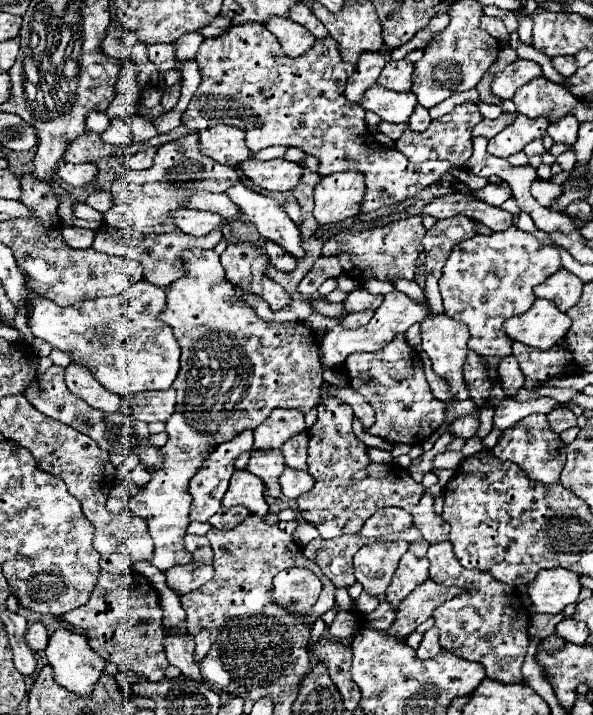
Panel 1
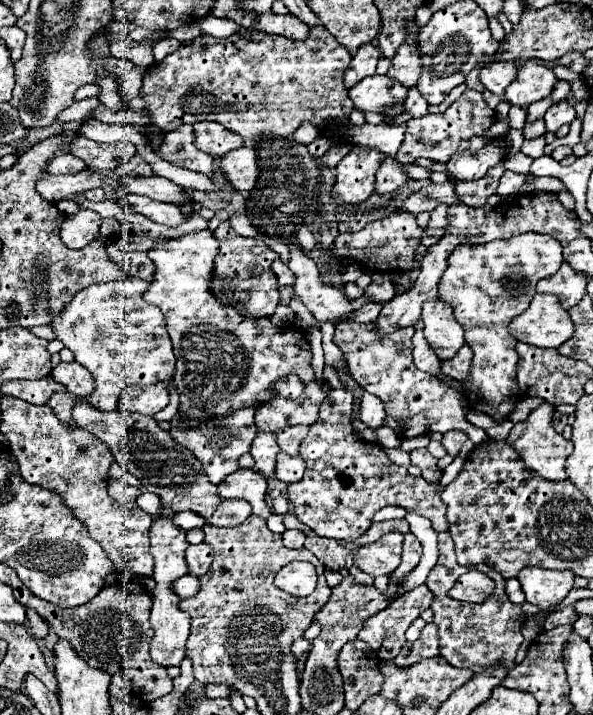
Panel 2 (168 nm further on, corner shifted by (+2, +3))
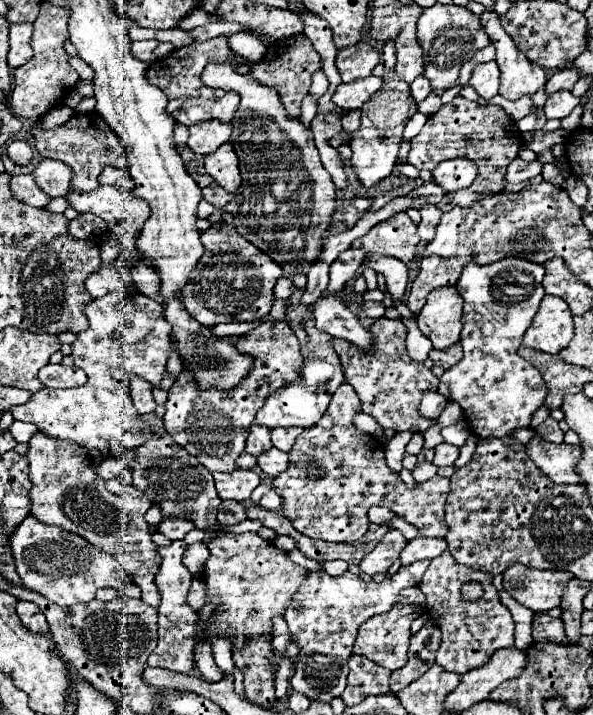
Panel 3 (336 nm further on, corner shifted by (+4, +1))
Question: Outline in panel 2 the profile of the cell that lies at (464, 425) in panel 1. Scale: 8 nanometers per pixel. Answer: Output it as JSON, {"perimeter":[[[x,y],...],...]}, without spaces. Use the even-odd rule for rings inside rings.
{"perimeter":[[[453,429],[453,431],[449,431],[449,433],[445,433],[443,435],[443,445],[445,445],[445,449],[447,449],[447,453],[449,455],[453,455],[453,457],[457,457],[457,453],[459,453],[459,449],[461,449],[461,445],[467,441],[469,437],[467,437],[467,433],[461,433],[459,429]]]}

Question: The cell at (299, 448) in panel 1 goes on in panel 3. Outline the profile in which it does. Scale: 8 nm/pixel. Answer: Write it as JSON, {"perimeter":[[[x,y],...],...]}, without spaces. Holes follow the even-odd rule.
{"perimeter":[[[277,427],[277,429],[271,429],[271,441],[277,449],[287,453],[287,451],[291,451],[291,447],[301,431],[303,431],[301,427]]]}

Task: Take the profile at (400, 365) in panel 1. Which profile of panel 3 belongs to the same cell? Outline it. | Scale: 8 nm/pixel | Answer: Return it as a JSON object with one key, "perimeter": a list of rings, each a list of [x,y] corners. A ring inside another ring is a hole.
{"perimeter":[[[381,317],[377,319],[377,323],[369,328],[375,341],[374,347],[370,352],[363,353],[359,351],[355,345],[343,341],[343,339],[335,339],[335,351],[341,357],[341,365],[343,365],[343,373],[345,373],[345,381],[349,385],[353,385],[355,393],[359,395],[361,403],[363,403],[363,413],[371,415],[383,429],[395,429],[395,431],[407,431],[407,429],[417,429],[417,431],[425,431],[429,429],[435,421],[431,419],[423,419],[419,415],[419,403],[421,403],[421,395],[431,389],[437,391],[439,385],[439,377],[433,375],[431,369],[427,369],[423,363],[415,361],[409,357],[407,349],[405,349],[405,337],[407,337],[407,329],[405,325],[397,319],[387,319]]]}

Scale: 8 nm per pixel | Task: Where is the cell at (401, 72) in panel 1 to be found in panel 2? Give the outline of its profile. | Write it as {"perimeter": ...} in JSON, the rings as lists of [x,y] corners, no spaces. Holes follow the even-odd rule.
{"perimeter":[[[403,43],[391,63],[393,65],[387,71],[387,77],[399,81],[405,87],[413,87],[417,83],[419,73],[421,73],[421,59],[415,45]]]}

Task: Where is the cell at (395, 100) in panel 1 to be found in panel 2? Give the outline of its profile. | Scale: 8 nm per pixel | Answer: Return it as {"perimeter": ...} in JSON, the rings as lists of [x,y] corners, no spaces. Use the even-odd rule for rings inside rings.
{"perimeter":[[[373,75],[365,81],[357,83],[349,89],[349,97],[353,105],[361,111],[373,111],[373,113],[385,113],[387,109],[395,107],[397,103],[403,103],[407,99],[405,87],[401,87],[395,79],[385,75]]]}

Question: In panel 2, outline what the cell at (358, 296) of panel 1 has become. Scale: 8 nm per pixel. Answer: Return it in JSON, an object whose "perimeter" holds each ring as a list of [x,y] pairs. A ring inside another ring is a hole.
{"perimeter":[[[373,273],[372,283],[365,289],[365,297],[371,299],[373,303],[383,303],[383,301],[389,301],[393,293],[395,293],[395,287],[391,283],[390,273]]]}

